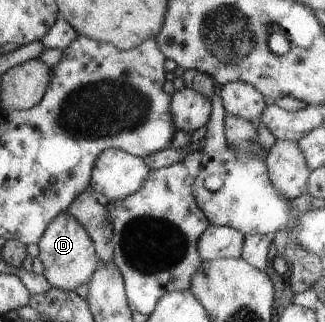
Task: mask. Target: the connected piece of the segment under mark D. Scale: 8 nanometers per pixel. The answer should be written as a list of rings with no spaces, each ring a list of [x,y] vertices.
[[[67,211],[58,214],[45,229],[39,239],[39,258],[43,262],[43,276],[52,287],[74,291],[78,286],[92,279],[99,257],[94,249],[91,237],[85,227]]]

